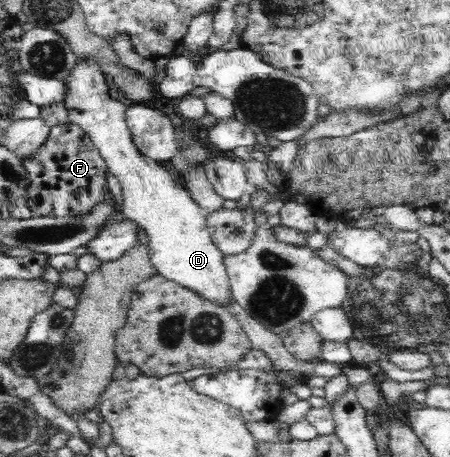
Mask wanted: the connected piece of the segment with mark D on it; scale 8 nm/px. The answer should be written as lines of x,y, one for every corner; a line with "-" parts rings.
84,58
78,60
72,73
64,79
64,82
66,82
66,95
64,95
63,104
68,109
69,120
90,136
92,143
105,159
107,169
118,178
123,191
124,217
135,221
148,234
149,257
155,269
168,281
191,289
204,299
226,308
226,305
233,299
230,280
228,280
223,261
226,256
211,238
208,226
206,226
204,210
191,198
189,190
174,178
174,172
171,169
166,170
160,162
155,162
138,151
125,121
127,107
110,96
110,81
98,66
98,62
94,59
84,60

